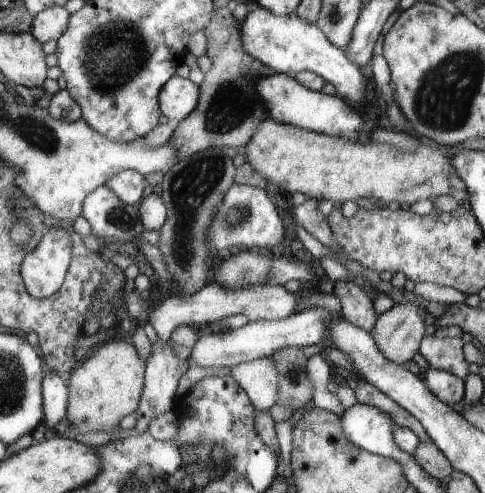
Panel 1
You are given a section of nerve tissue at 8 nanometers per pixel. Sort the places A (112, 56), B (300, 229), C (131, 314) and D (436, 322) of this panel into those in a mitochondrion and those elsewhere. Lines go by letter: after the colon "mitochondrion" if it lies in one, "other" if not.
A: mitochondrion
B: other
C: other
D: other

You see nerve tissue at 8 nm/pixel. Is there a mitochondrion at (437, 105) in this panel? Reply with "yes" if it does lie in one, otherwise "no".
yes

